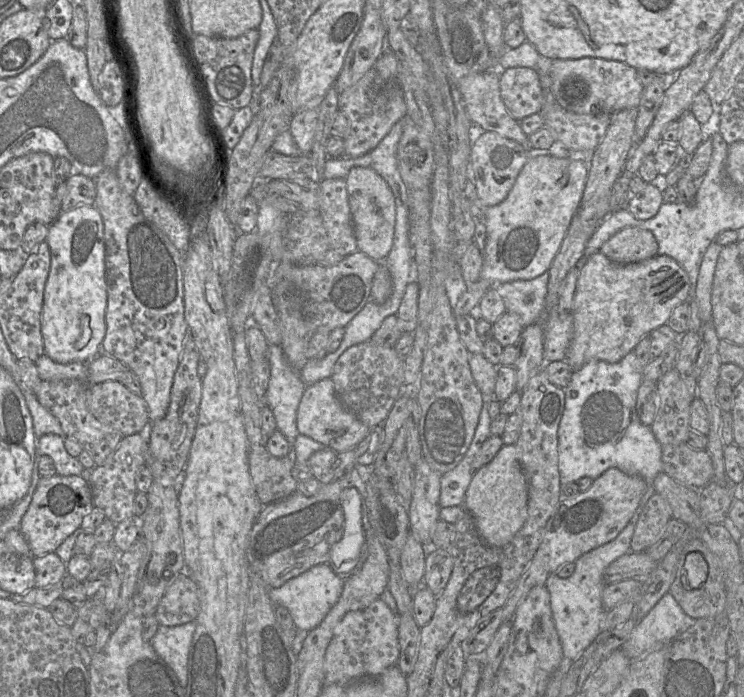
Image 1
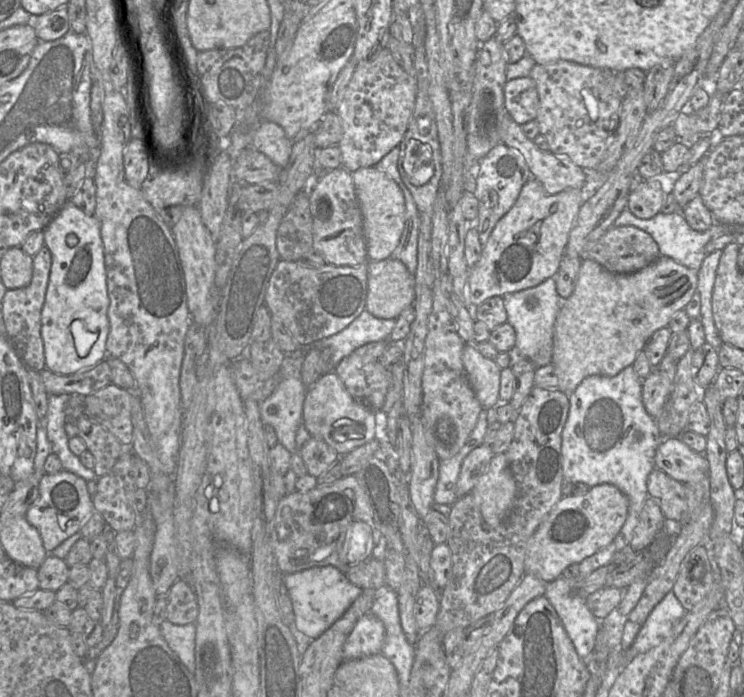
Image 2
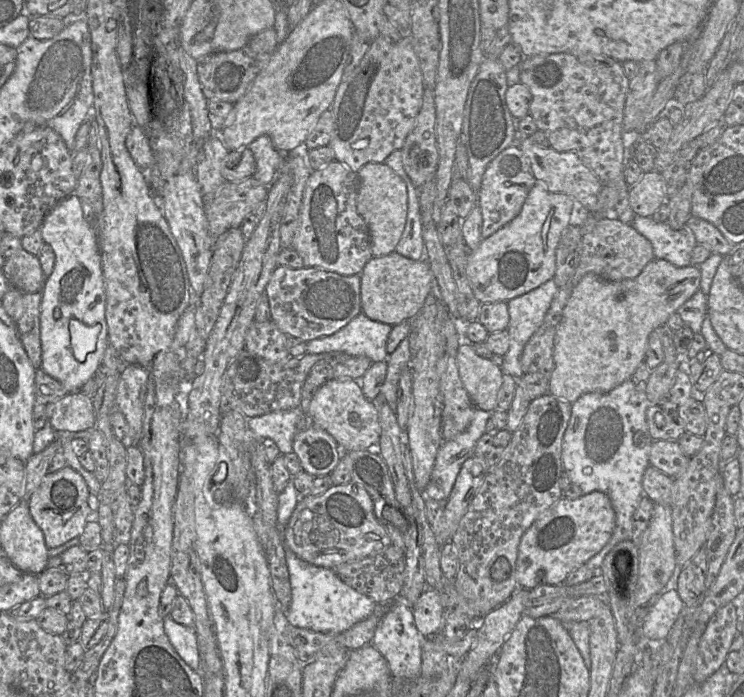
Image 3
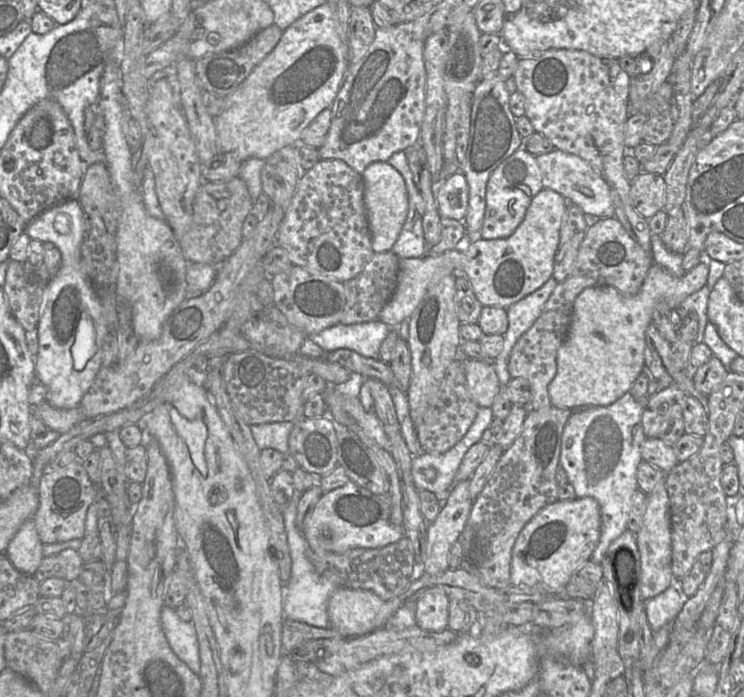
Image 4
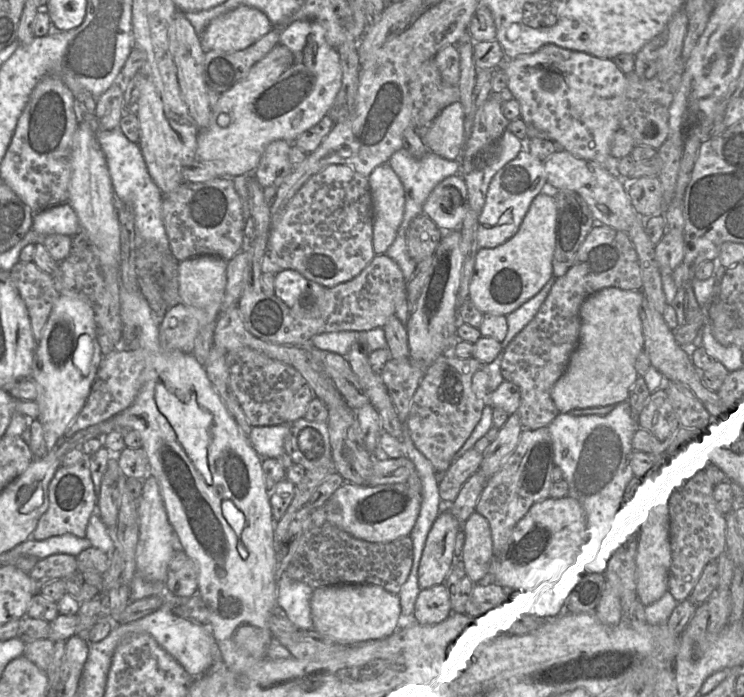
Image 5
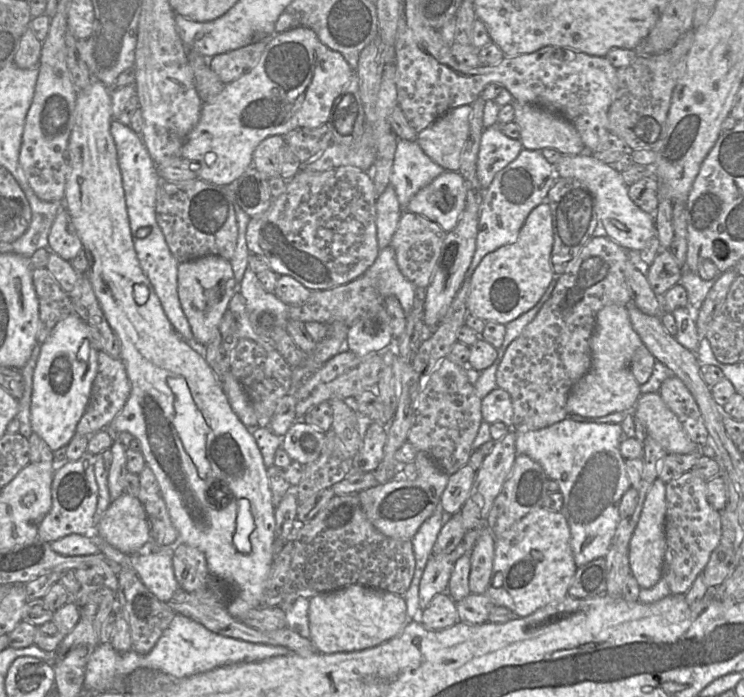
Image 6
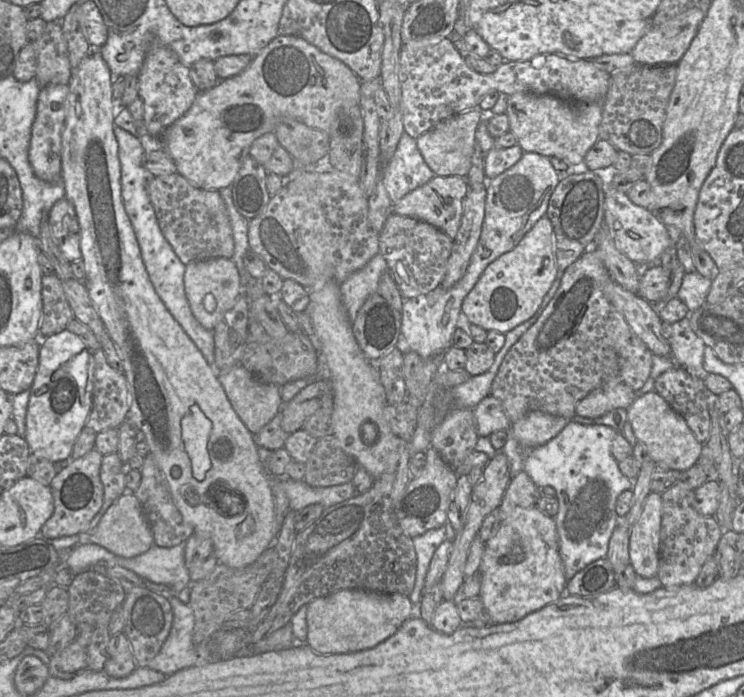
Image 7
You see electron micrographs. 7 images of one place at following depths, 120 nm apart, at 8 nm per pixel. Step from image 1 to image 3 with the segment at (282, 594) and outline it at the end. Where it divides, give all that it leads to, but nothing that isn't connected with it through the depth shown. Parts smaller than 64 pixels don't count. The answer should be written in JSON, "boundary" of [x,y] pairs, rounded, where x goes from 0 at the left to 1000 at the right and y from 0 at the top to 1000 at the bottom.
{"boundary":[[[383,785],[383,799],[391,842],[391,864],[384,877],[390,897],[433,908],[456,908],[492,888],[509,871],[495,855],[464,838],[446,816],[410,806],[387,785]]]}

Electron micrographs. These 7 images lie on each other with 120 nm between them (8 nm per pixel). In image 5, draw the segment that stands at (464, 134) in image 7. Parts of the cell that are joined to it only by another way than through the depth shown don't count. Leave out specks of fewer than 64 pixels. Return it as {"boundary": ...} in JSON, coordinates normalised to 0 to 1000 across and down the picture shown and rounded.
{"boundary":[[[610,146],[598,154],[573,185],[562,187],[567,191],[569,205],[575,217],[602,230],[617,230],[622,218],[624,172],[625,162],[621,149],[618,146]]]}

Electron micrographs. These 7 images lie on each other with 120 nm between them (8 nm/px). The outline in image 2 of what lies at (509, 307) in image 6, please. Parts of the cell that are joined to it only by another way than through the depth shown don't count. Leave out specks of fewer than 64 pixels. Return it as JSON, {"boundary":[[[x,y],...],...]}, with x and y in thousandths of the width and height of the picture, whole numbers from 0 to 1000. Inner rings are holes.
{"boundary":[[[714,254],[691,294],[665,323],[641,377],[630,386],[628,415],[632,440],[640,442],[660,426],[676,426],[746,397],[765,334],[790,274],[767,270],[737,278],[727,261]],[[523,369],[495,374],[495,403],[491,443],[505,456],[534,458],[539,448],[555,439],[558,397],[536,373]]]}

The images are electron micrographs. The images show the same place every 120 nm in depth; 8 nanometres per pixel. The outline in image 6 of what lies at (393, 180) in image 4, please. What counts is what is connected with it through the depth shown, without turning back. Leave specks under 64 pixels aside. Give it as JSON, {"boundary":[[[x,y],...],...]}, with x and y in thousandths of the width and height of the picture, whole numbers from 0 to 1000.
{"boundary":[[[526,265],[505,286],[505,337],[508,356],[524,353],[542,301]]]}

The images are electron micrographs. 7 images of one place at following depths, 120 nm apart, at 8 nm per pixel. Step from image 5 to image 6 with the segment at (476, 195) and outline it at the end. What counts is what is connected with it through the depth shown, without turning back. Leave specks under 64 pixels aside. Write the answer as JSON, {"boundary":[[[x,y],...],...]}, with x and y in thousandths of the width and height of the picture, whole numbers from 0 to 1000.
{"boundary":[[[671,178],[649,187],[641,228],[641,255],[647,268],[653,273],[665,251],[691,231],[703,208],[699,201],[680,195]]]}

